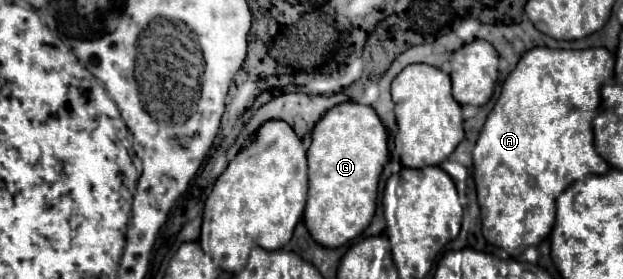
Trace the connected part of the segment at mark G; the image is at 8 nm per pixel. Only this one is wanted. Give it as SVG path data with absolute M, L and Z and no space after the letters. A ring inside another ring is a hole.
M341 103L335 109L329 109L323 115L323 121L313 129L313 141L307 151L309 159L309 197L305 205L305 227L311 237L323 247L341 247L347 241L355 239L363 233L363 229L371 223L375 215L375 199L377 199L377 185L383 173L383 165L389 161L389 147L387 147L387 131L379 119L379 115L359 103Z

